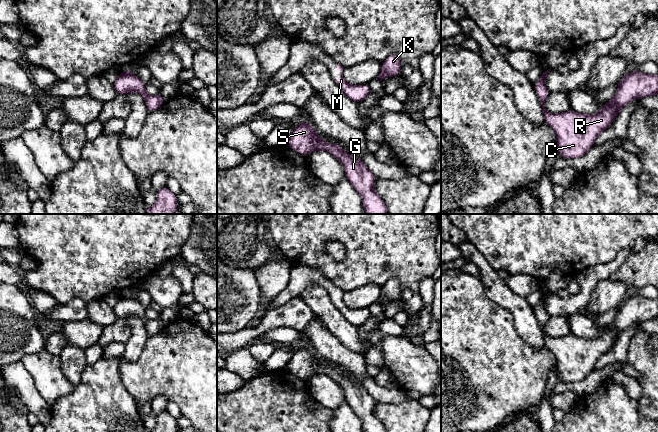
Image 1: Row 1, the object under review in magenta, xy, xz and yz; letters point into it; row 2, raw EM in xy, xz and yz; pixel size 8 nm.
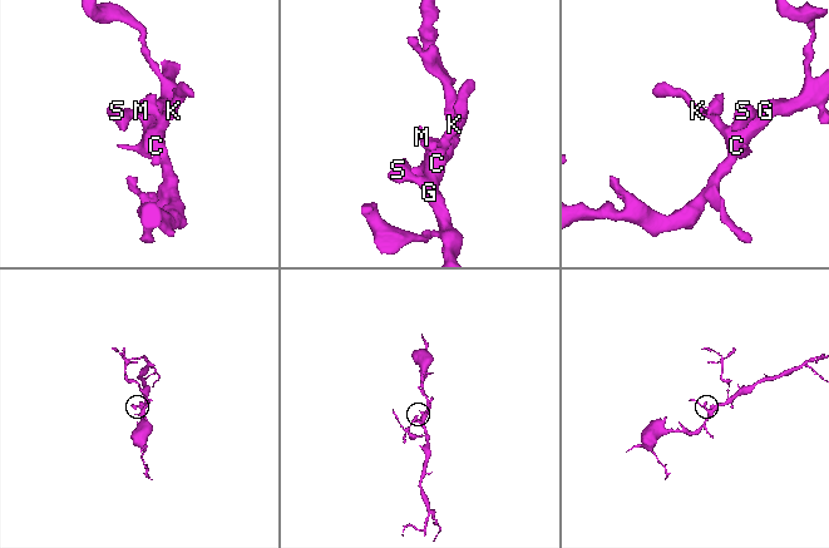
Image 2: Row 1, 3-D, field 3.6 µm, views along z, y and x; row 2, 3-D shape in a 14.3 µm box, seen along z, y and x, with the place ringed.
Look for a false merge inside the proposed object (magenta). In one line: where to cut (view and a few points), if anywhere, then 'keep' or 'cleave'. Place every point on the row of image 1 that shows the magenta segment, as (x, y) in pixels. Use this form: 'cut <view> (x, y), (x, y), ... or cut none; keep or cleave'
cut none; keep

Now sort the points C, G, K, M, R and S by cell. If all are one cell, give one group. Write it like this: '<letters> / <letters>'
C G K M R S

